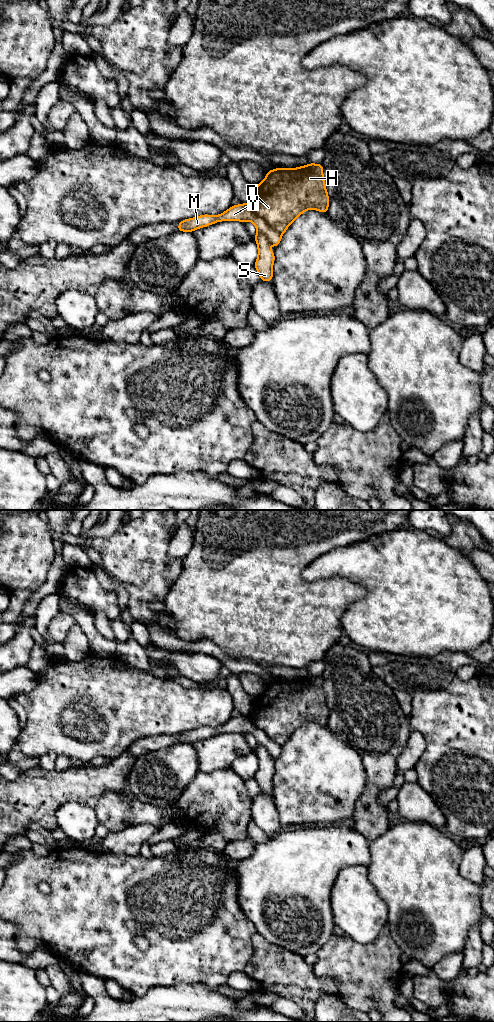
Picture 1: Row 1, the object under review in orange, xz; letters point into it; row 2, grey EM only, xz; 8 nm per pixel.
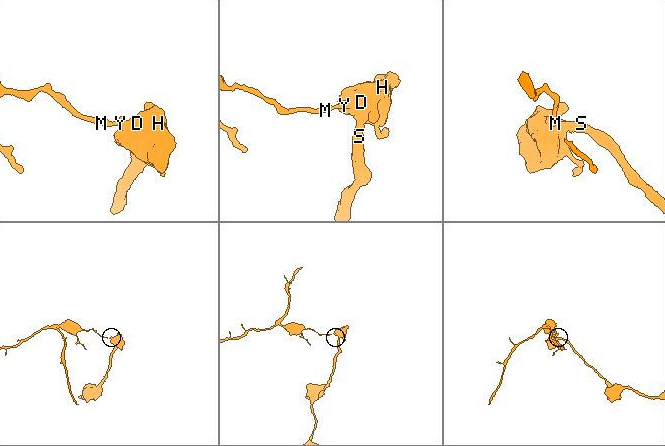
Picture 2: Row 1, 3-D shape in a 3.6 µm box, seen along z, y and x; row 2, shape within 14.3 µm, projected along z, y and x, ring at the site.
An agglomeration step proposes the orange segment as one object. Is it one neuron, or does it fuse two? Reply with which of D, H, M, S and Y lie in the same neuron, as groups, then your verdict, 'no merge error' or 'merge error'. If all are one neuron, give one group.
groups D H S / M Y; merge error

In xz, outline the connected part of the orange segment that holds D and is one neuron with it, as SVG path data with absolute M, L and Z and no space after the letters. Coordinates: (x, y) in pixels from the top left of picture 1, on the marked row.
M309 163L293 169L277 168L269 170L265 179L256 185L253 197L247 204L252 212L280 234L304 211L315 209L328 213L329 196L323 178L323 165Z

